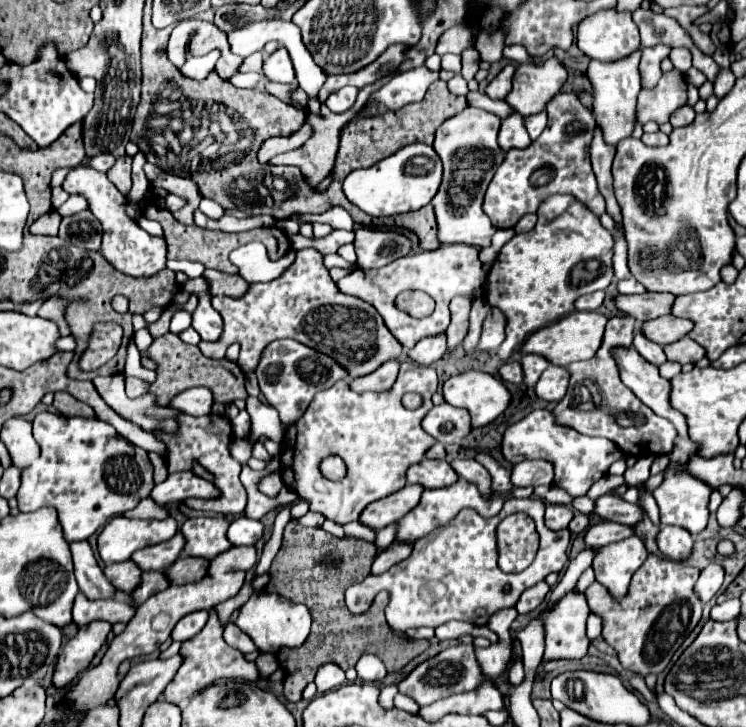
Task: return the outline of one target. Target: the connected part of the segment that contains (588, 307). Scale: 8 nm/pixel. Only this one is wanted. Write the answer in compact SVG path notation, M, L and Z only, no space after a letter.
M596 291L596 293L590 293L590 295L582 295L574 301L574 307L578 311L596 311L604 301L604 291Z

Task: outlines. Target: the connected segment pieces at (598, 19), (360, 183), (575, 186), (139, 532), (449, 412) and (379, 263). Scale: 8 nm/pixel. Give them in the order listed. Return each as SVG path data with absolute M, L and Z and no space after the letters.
M600 9L578 23L576 45L598 61L618 61L640 49L640 35L630 11Z
M412 143L402 147L388 159L378 161L368 169L356 169L344 179L344 195L370 217L392 217L408 211L418 211L428 205L438 191L442 179L442 163L434 149L426 143Z
M562 91L550 99L546 111L548 127L542 131L542 137L532 141L526 149L510 149L488 185L484 197L484 213L490 217L496 229L514 227L522 215L536 213L540 201L554 193L574 195L596 215L606 211L606 203L598 191L598 183L588 157L588 145L596 125L594 115L578 101L574 93Z
M118 515L110 519L98 535L100 559L110 565L130 559L136 549L168 541L176 533L176 521L166 519L128 519Z
M448 403L432 407L432 411L422 419L422 429L444 445L452 445L472 431L466 409L458 409Z
M356 229L356 257L358 267L362 269L378 269L388 265L390 261L404 257L410 253L414 241L398 231L382 231L382 229Z

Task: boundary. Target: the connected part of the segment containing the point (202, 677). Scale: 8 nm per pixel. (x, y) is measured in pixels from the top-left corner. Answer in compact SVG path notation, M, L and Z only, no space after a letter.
M212 607L208 623L204 625L204 629L198 635L194 635L192 639L182 643L180 657L184 661L182 661L182 667L178 669L178 673L174 675L174 679L168 683L168 687L164 691L164 699L168 699L174 705L180 705L182 699L184 701L190 699L194 693L216 683L218 679L244 679L244 681L256 681L258 679L256 663L246 661L240 651L226 645L226 641L222 639L222 631L224 631L224 623L218 619L216 609Z

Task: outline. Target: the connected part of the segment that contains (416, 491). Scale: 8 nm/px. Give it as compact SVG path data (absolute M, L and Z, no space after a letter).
M406 485L398 493L392 493L390 497L366 505L366 509L360 515L360 523L378 531L390 523L400 521L420 501L422 491L424 489L418 485Z

